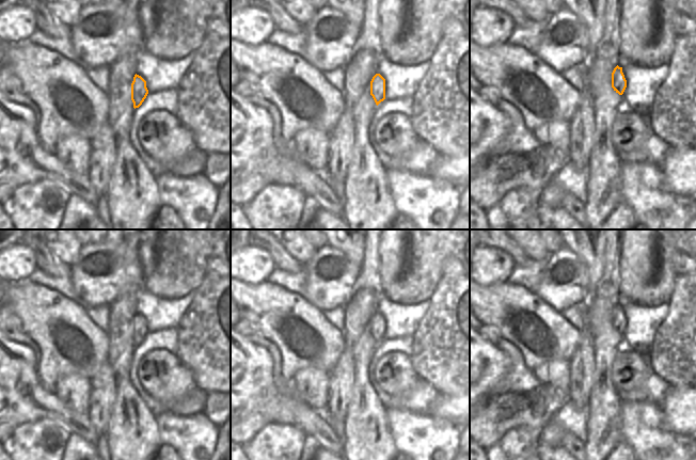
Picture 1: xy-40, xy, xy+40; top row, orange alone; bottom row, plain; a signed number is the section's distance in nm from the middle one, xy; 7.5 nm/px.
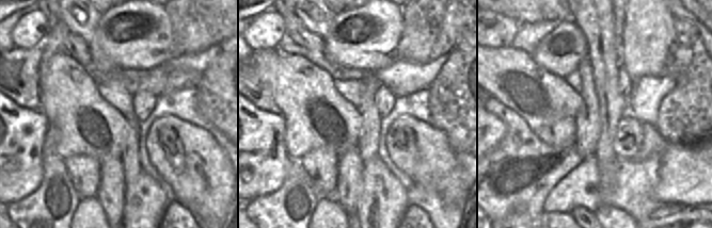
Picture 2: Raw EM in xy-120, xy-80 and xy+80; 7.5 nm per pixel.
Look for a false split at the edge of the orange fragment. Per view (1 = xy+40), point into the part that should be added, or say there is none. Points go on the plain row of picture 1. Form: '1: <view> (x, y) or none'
1: none

